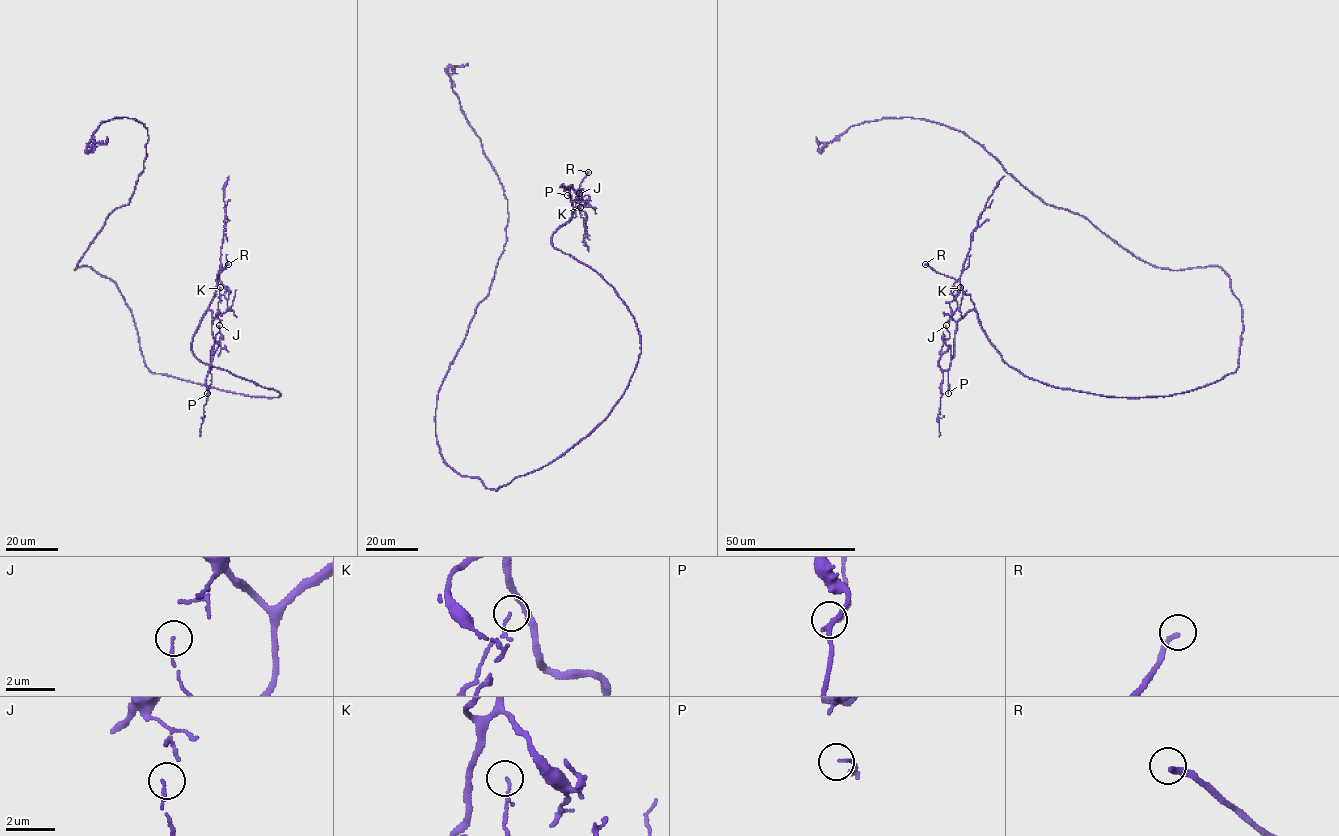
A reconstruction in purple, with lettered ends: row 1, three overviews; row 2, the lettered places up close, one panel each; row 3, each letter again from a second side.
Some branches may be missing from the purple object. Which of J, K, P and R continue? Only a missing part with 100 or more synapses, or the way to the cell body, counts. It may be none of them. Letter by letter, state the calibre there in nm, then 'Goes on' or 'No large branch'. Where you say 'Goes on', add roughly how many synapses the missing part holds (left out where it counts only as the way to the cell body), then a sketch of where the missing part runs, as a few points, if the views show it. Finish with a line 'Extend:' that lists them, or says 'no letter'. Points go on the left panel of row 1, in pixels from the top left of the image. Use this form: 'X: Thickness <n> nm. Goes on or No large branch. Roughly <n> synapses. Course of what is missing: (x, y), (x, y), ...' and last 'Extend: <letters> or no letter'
J: Thickness 90 nm. No large branch
K: Thickness 50 nm. No large branch
P: Thickness 100 nm. No large branch
R: Thickness 240 nm. Goes on. Course of what is missing: (228, 264), (239, 258), (244, 266), (242, 234)
Extend: R

